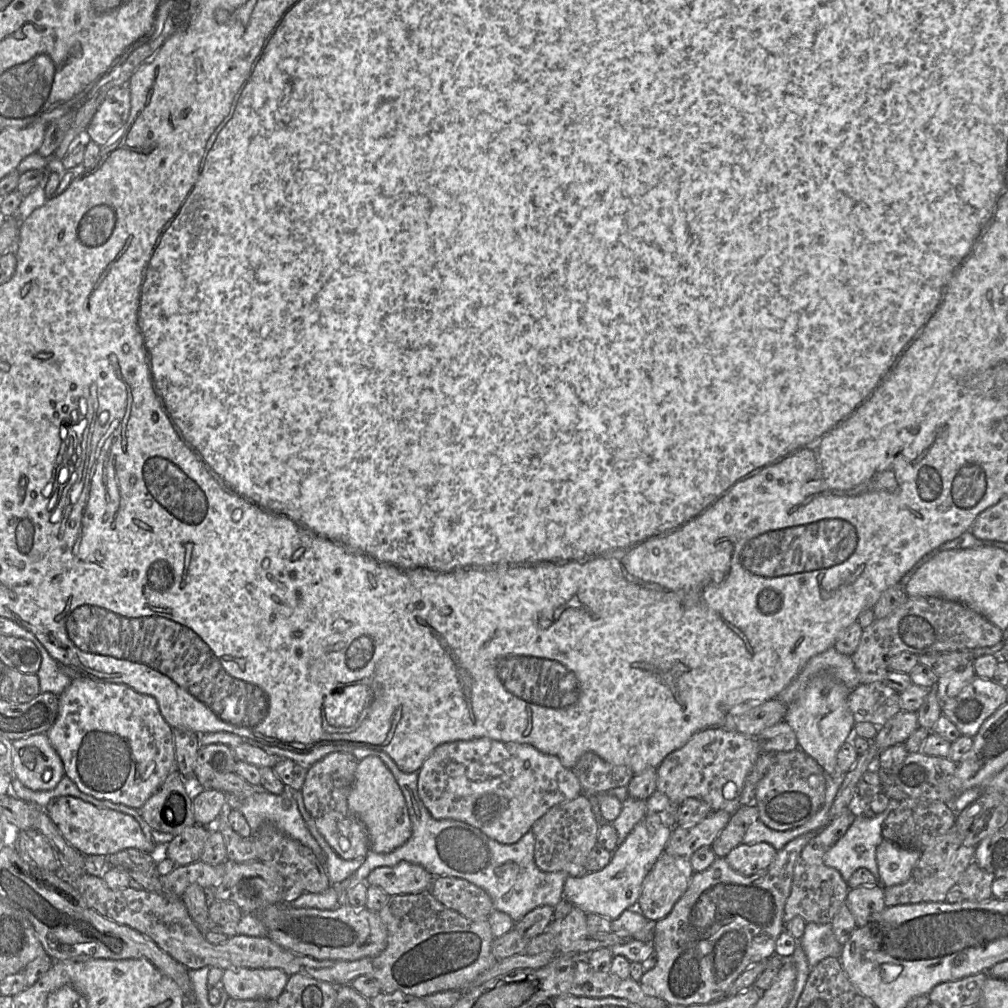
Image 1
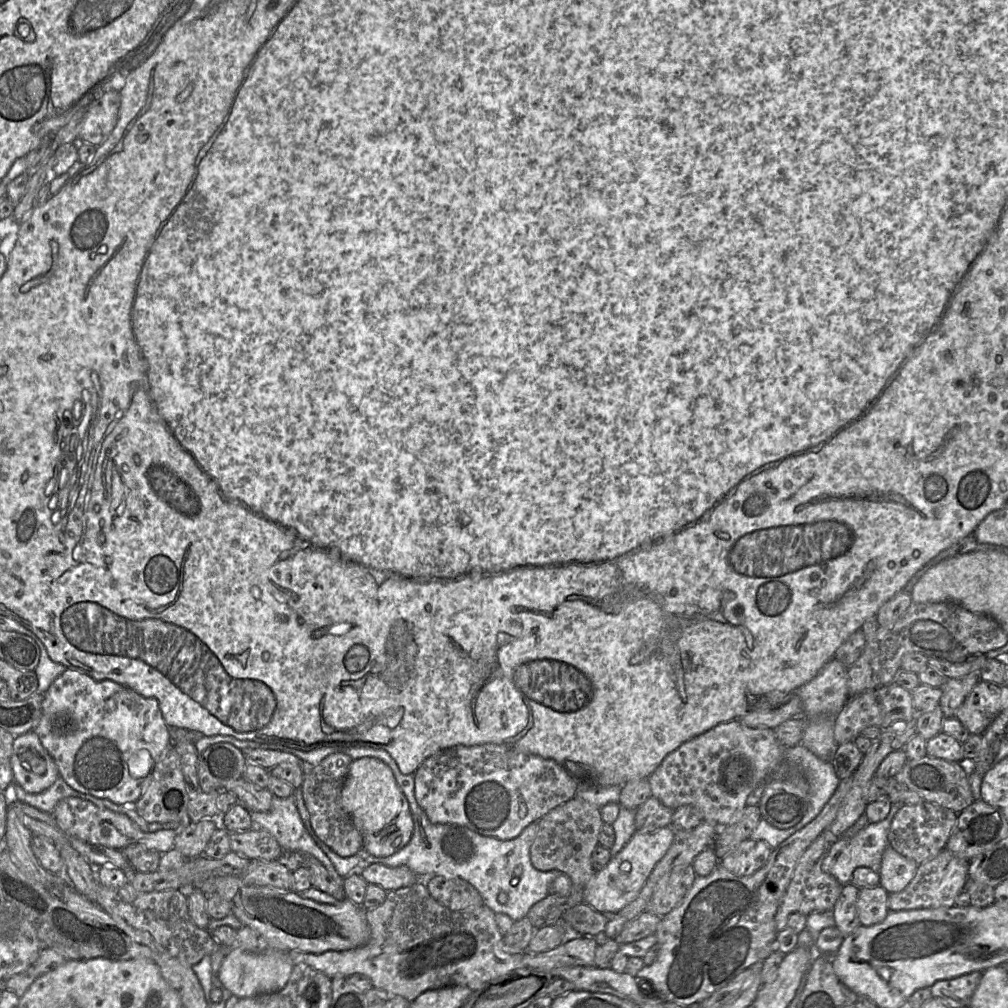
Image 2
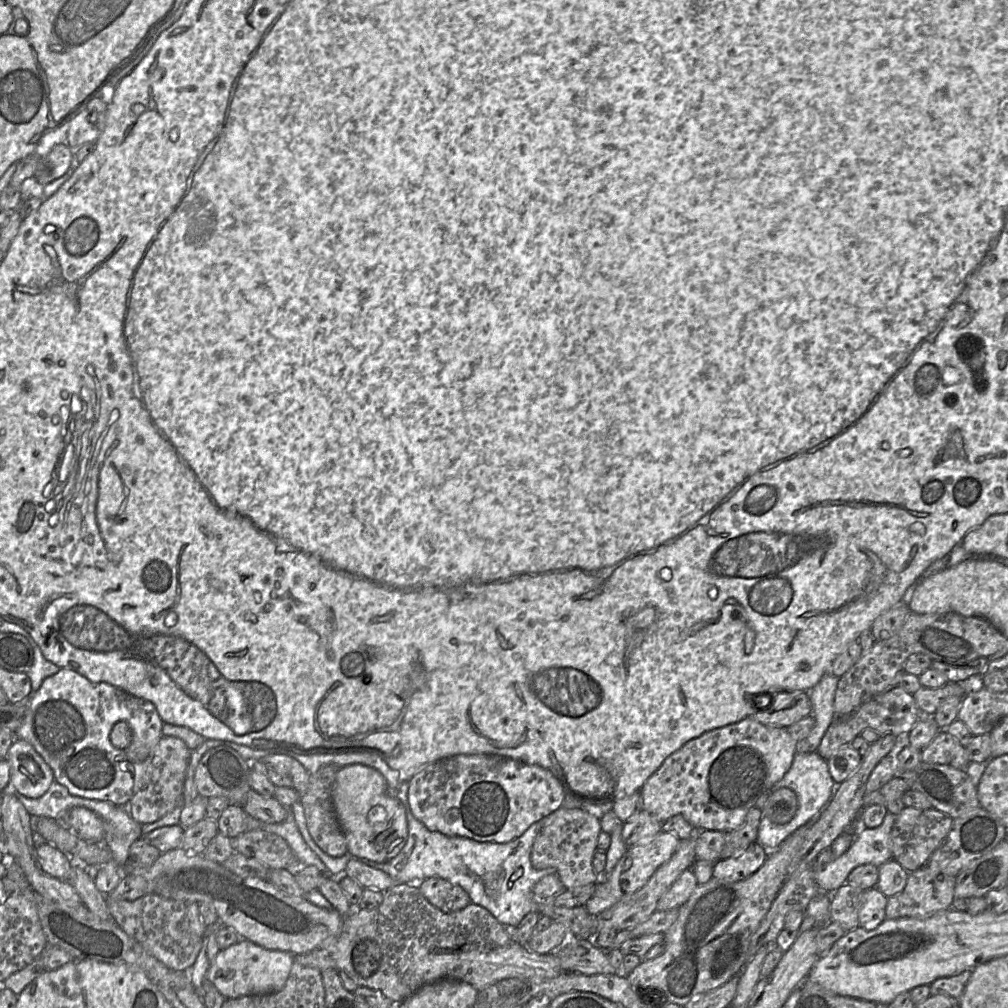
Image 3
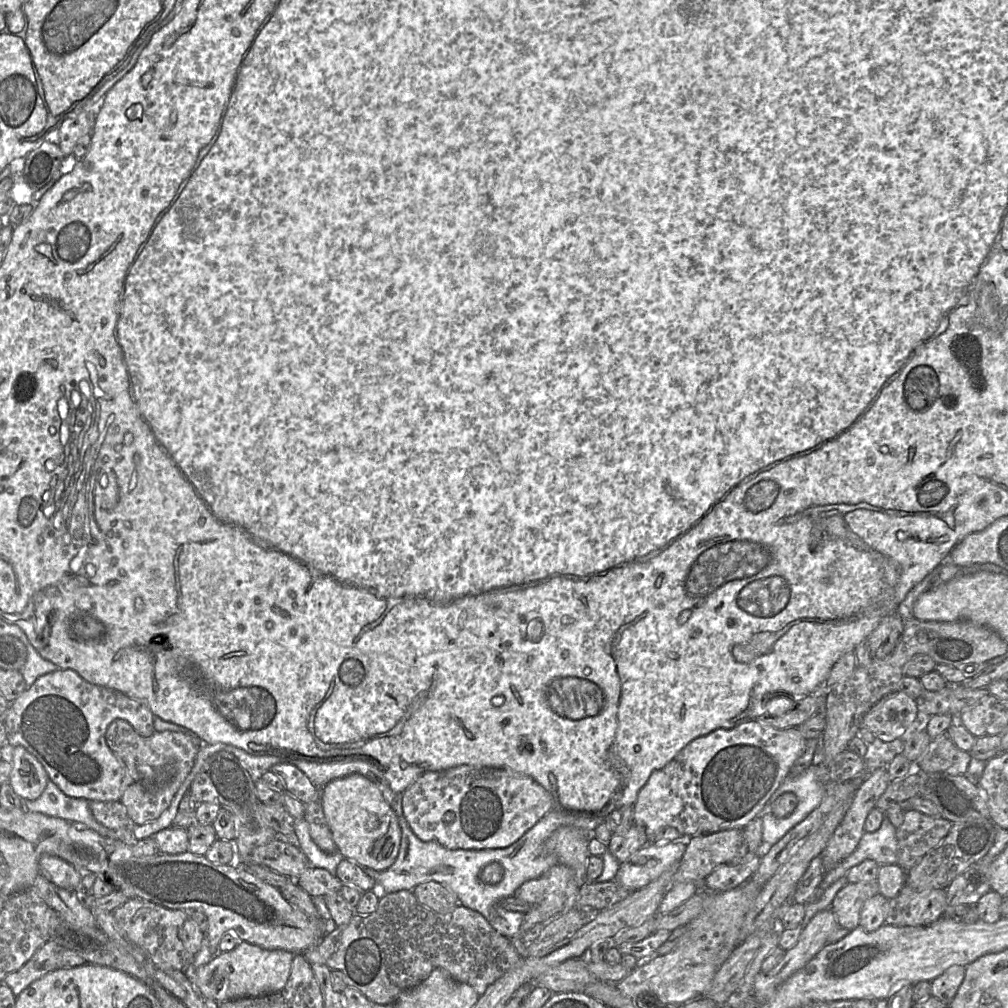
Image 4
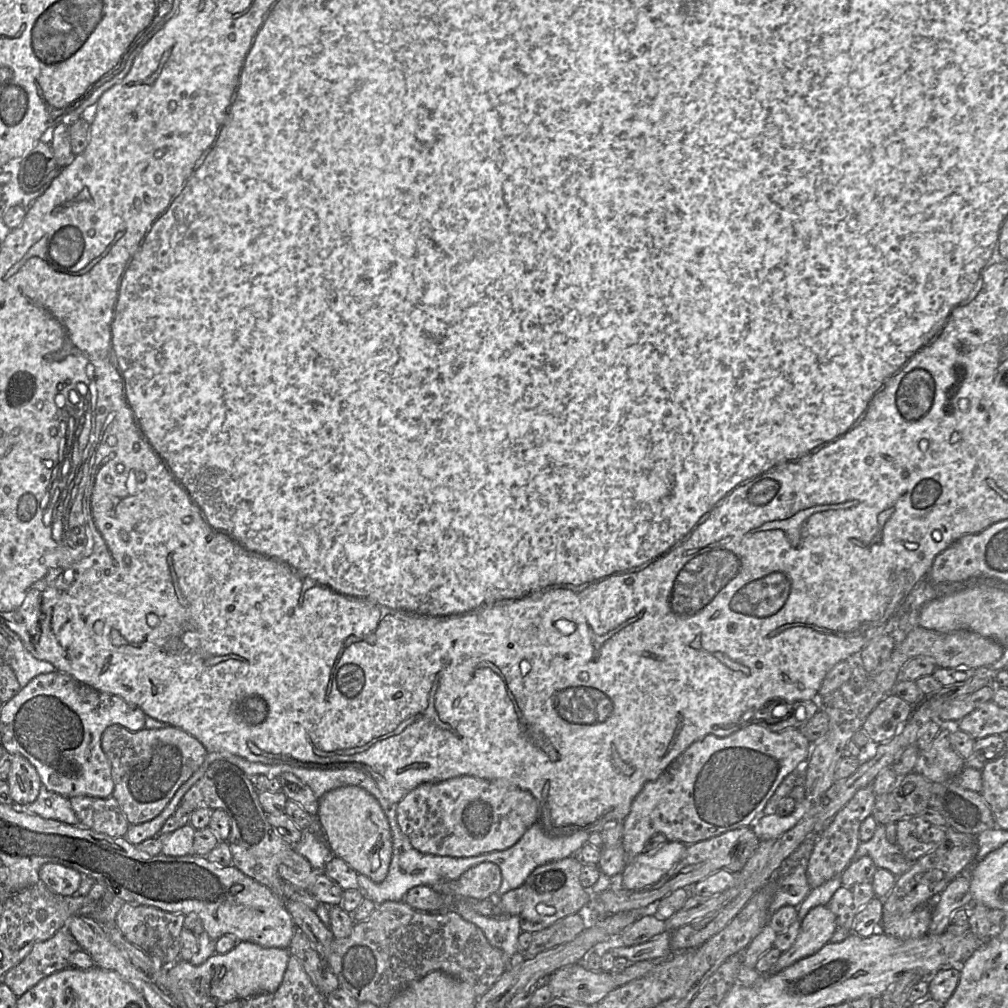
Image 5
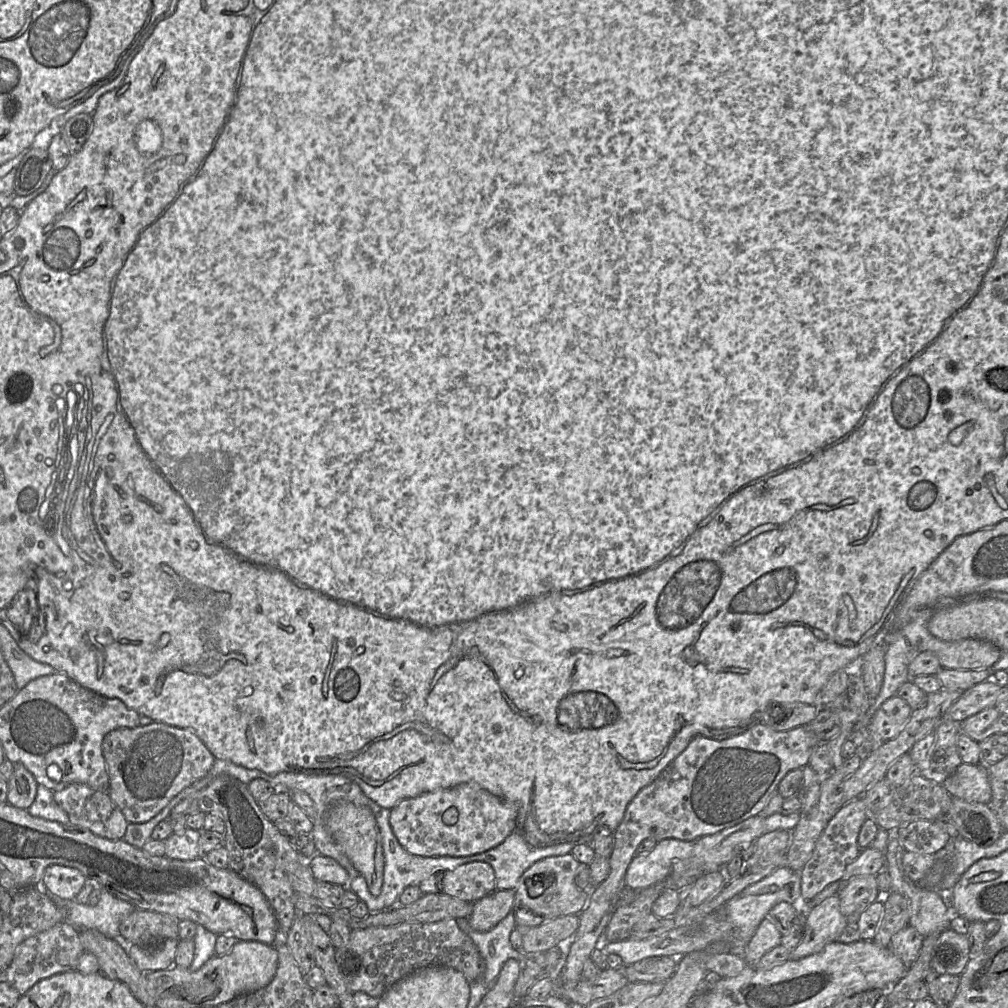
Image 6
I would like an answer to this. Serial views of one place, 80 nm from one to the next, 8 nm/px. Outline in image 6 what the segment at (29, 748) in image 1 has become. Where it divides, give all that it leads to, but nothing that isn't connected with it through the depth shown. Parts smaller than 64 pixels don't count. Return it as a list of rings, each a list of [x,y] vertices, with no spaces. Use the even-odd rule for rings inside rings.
[[[13,763],[14,772],[8,780],[7,802],[14,807],[28,809],[36,797],[38,783],[21,763]]]

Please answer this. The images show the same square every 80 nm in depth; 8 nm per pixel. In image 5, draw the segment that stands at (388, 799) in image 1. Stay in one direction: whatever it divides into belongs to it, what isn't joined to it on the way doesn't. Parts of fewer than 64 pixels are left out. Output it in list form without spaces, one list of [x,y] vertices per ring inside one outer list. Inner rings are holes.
[[[355,785],[330,790],[319,798],[317,816],[323,827],[324,841],[336,857],[375,883],[386,878],[393,852],[392,832],[375,796]]]

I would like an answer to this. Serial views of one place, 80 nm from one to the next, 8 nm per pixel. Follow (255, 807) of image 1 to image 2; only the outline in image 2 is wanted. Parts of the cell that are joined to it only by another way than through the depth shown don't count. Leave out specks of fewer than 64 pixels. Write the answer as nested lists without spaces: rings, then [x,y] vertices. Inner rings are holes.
[[[273,794],[271,807],[268,811],[250,811],[250,816],[254,827],[264,829],[272,834],[277,839],[284,852],[307,853],[314,856],[323,864],[328,873],[332,876],[333,880],[335,880],[338,884],[343,884],[342,877],[338,875],[327,855],[321,850],[321,848],[319,848],[311,834],[305,828],[298,812],[293,794],[286,798],[280,798]]]

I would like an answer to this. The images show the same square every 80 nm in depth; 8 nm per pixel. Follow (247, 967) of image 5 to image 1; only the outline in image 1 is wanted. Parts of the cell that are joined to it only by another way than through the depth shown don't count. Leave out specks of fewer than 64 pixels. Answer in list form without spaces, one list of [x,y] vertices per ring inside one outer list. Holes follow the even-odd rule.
[[[277,968],[223,970],[222,982],[231,998],[275,999],[284,991],[289,975]]]

